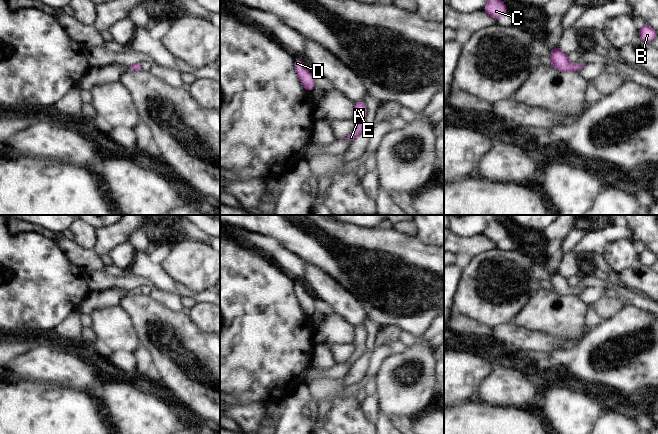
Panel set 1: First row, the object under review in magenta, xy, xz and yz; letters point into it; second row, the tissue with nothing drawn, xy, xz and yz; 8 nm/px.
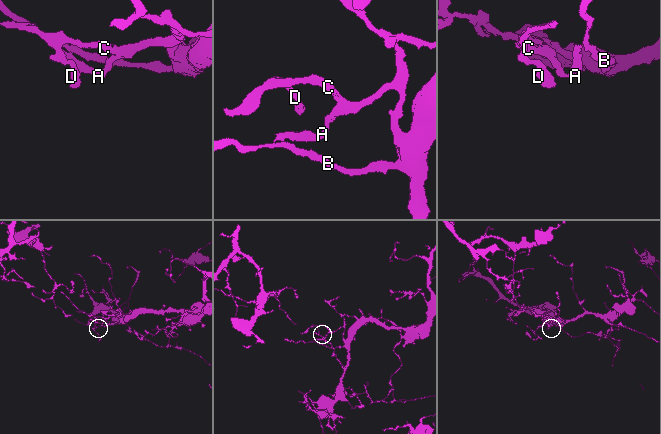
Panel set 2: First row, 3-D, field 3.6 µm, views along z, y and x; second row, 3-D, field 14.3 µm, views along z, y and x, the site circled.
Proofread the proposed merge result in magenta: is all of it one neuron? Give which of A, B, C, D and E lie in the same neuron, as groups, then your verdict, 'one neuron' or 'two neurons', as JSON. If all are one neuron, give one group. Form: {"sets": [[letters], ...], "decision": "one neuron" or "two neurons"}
{"sets": [["A", "B", "C", "D", "E"]], "decision": "one neuron"}

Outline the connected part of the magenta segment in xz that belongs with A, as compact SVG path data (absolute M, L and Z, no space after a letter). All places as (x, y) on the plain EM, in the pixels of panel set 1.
M358 325L354 328L354 344L357 346L356 352L346 361L346 362L339 362L339 363L348 363L353 365L356 363L365 352L366 345L366 327L364 325Z

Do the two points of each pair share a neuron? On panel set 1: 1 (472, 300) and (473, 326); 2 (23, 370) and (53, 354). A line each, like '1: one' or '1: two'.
1: two
2: one

